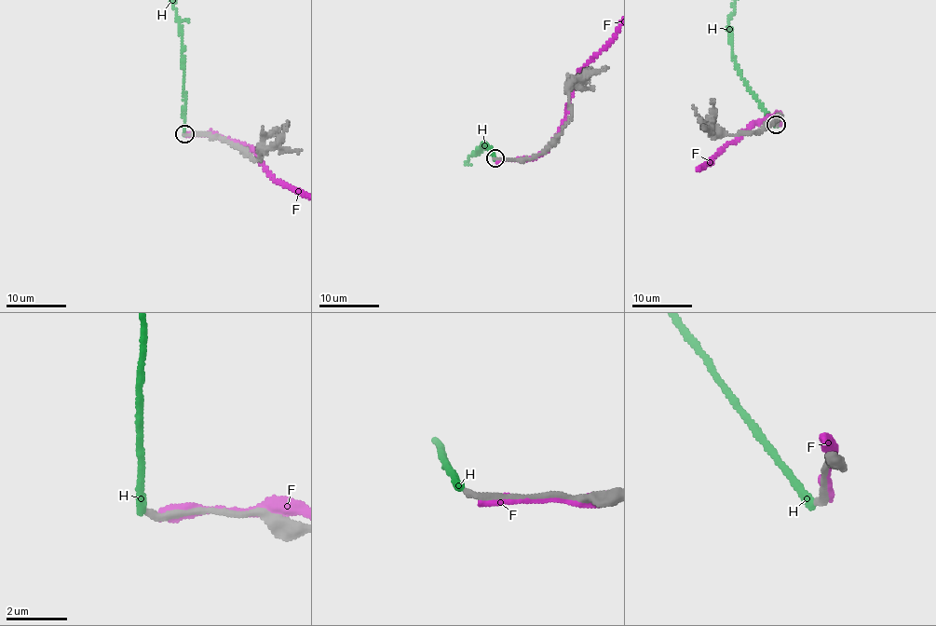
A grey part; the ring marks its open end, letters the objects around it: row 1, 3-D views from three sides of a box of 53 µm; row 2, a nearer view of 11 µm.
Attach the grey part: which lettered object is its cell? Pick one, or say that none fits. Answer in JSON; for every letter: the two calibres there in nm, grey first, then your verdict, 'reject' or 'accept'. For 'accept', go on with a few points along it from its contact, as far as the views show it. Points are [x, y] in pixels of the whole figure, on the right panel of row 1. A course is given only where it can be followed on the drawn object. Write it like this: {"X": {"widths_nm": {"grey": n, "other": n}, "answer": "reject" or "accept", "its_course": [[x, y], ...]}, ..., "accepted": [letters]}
{"F": {"widths_nm": {"grey": 190, "other": 240}, "answer": "reject"}, "H": {"widths_nm": {"grey": 220, "other": 280}, "answer": "reject"}, "accepted": []}

